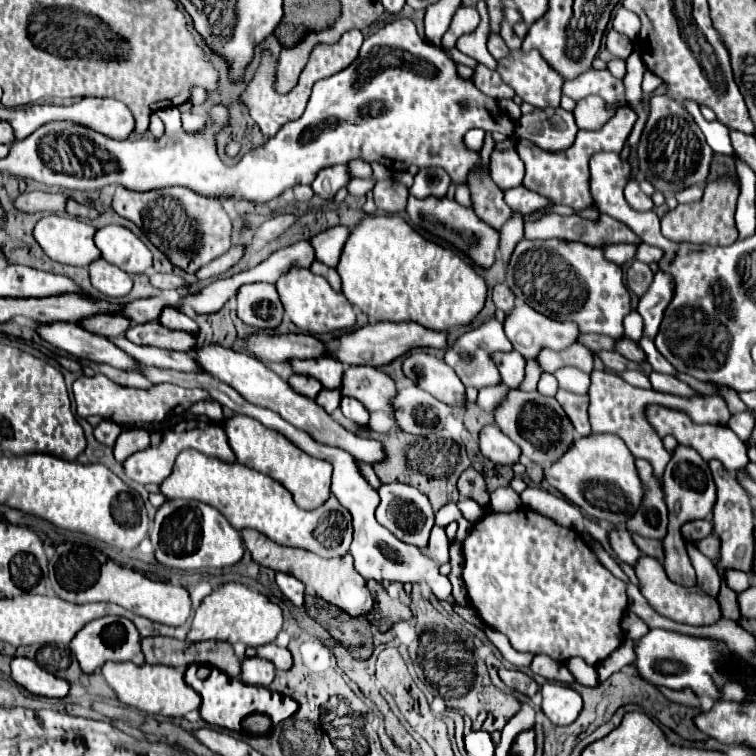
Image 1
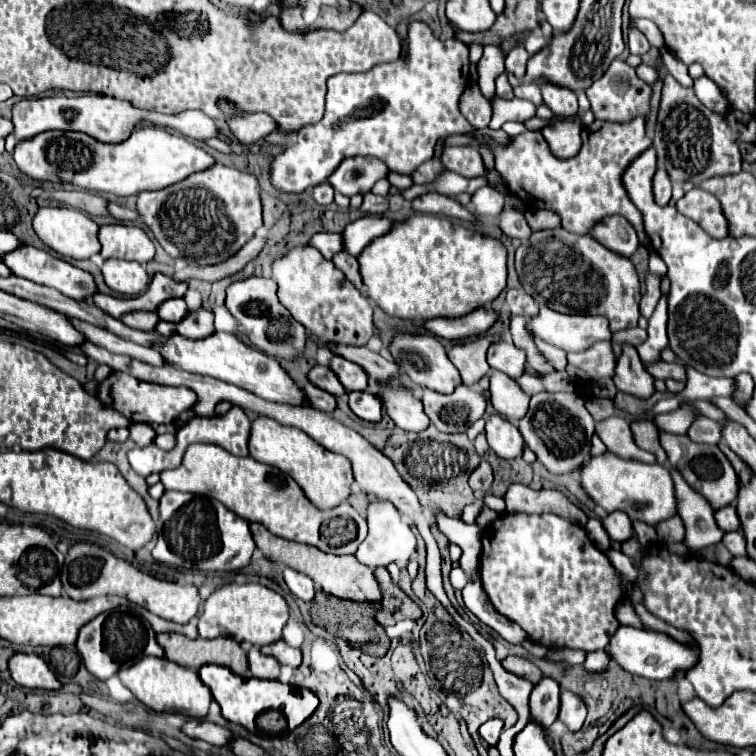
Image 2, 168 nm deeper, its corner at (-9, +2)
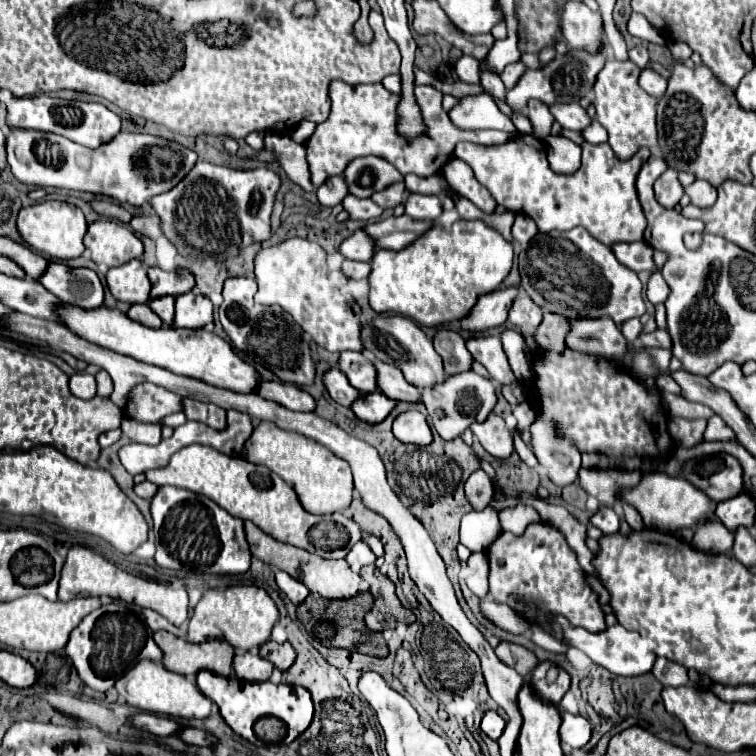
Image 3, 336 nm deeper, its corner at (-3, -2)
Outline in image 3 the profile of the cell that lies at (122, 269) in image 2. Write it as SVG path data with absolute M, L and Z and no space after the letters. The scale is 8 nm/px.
M131 260L123 266L109 268L105 274L109 292L123 302L129 304L143 304L149 300L149 278L147 272L141 268L139 260Z

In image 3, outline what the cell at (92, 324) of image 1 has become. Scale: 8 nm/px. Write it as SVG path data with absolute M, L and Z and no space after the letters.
M135 304L135 306L131 306L129 312L127 312L127 316L131 320L137 320L139 324L147 324L149 328L161 328L163 326L163 322L155 316L155 312L147 304Z

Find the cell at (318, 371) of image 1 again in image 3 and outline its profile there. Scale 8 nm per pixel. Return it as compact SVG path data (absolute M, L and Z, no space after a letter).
M341 352L339 370L347 376L349 384L361 394L369 394L377 390L373 364L361 352Z

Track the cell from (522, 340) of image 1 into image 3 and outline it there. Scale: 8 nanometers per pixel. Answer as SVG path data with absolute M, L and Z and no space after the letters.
M609 318L569 320L565 346L575 352L591 352L605 358L617 358L627 352L627 342L619 326L615 326Z

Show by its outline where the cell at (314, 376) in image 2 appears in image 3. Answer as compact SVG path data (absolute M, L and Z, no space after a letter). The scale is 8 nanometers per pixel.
M331 368L323 374L323 386L331 394L331 398L341 406L351 406L353 400L357 400L357 394L359 394L355 388L349 386L345 376L337 368Z

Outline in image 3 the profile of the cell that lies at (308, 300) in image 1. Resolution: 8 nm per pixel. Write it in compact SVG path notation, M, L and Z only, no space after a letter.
M291 238L277 246L263 248L255 258L255 278L259 284L257 300L261 304L277 304L297 320L297 324L313 336L313 340L329 350L363 352L361 340L361 308L347 288L347 276L327 266L325 250L309 240Z

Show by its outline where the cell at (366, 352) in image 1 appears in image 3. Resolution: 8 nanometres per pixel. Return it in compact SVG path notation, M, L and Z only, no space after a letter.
M505 288L481 296L477 304L471 308L471 312L461 320L461 330L475 334L505 324L509 304L517 296L517 292L519 292L517 288Z

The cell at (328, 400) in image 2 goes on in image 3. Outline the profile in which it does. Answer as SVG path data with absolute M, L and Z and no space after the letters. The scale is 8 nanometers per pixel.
M261 382L257 388L259 396L265 396L273 402L283 404L289 410L301 410L301 412L315 412L315 400L305 390L283 384L283 382Z

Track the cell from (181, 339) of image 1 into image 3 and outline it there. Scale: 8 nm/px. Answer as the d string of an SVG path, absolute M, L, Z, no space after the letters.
M187 292L185 296L177 296L177 300L185 300L185 304L177 304L177 306L185 306L185 308L175 312L171 328L205 328L207 324L213 322L213 304L205 296L195 296L195 294Z

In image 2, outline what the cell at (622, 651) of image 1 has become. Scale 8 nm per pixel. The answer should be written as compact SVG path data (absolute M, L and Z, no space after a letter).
M587 652L585 658L585 668L589 672L603 672L609 664L609 654L607 652Z

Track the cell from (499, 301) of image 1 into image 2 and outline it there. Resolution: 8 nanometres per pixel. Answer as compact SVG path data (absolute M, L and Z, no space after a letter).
M507 290L507 304L509 304L509 310L513 316L519 314L519 316L525 316L527 320L531 320L535 314L539 314L539 306L523 290Z

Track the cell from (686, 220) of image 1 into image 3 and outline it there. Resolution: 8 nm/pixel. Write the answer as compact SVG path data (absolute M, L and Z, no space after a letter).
M695 180L691 186L685 188L685 194L697 208L711 208L717 198L717 190L707 180Z

